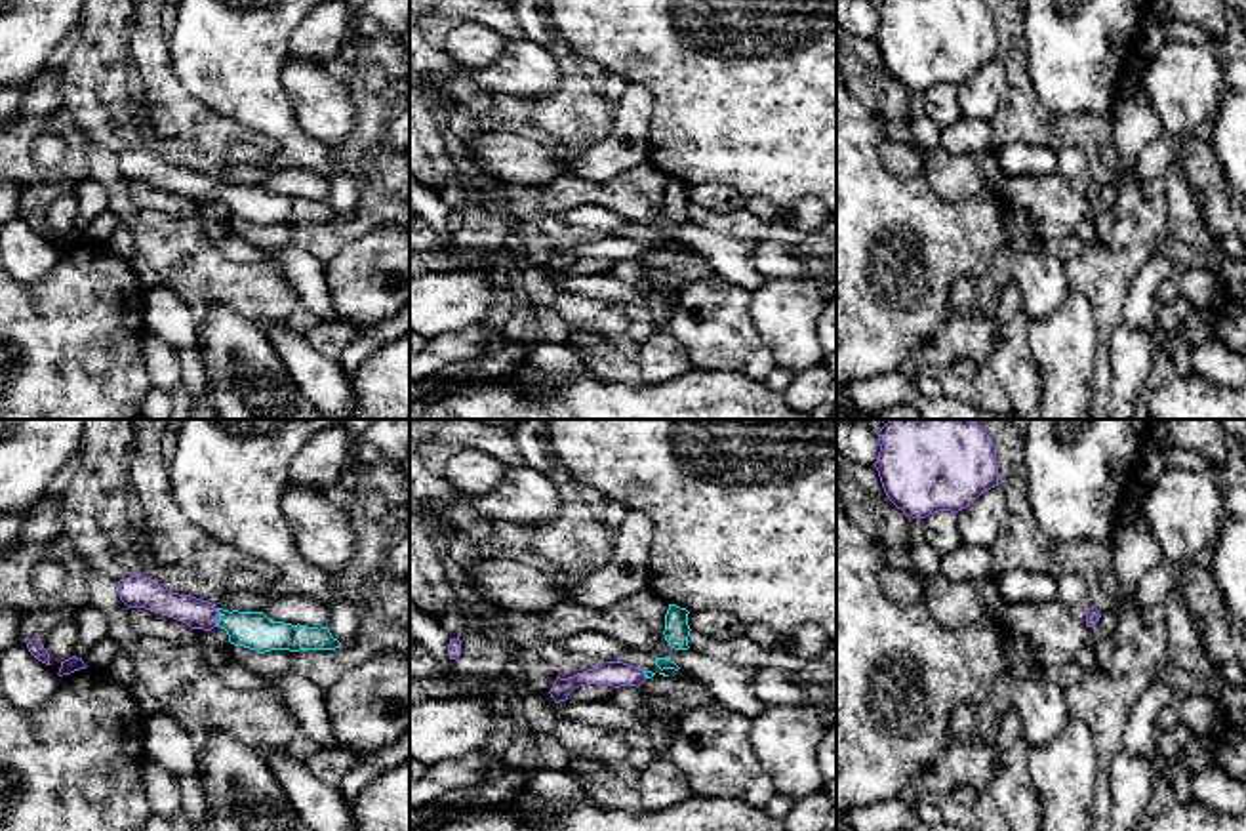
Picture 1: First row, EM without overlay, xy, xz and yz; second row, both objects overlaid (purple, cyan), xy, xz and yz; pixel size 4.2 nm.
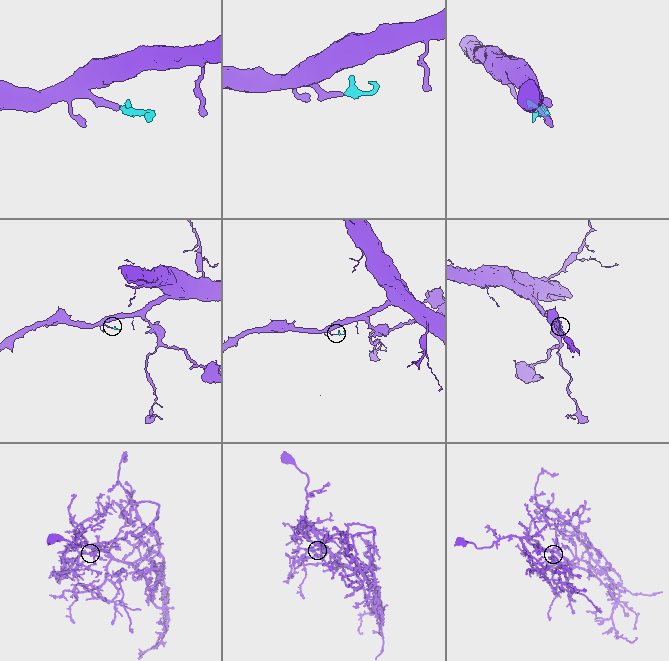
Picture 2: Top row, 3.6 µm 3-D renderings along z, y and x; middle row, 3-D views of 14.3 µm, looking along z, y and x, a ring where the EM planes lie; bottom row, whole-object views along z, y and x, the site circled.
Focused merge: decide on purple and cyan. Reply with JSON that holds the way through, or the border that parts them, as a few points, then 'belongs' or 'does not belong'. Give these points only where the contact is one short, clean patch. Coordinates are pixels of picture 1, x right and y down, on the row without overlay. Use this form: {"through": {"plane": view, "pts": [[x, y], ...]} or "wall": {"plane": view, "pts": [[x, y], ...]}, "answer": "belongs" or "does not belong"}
{"through": {"plane": "xy", "pts": [[199, 187], [218, 191], [252, 202]]}, "answer": "belongs"}

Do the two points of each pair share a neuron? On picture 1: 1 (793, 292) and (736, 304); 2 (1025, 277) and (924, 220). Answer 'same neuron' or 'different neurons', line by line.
1: different neurons
2: different neurons

